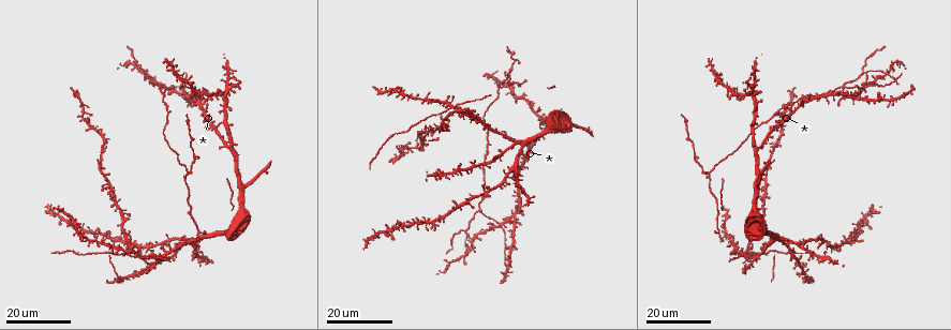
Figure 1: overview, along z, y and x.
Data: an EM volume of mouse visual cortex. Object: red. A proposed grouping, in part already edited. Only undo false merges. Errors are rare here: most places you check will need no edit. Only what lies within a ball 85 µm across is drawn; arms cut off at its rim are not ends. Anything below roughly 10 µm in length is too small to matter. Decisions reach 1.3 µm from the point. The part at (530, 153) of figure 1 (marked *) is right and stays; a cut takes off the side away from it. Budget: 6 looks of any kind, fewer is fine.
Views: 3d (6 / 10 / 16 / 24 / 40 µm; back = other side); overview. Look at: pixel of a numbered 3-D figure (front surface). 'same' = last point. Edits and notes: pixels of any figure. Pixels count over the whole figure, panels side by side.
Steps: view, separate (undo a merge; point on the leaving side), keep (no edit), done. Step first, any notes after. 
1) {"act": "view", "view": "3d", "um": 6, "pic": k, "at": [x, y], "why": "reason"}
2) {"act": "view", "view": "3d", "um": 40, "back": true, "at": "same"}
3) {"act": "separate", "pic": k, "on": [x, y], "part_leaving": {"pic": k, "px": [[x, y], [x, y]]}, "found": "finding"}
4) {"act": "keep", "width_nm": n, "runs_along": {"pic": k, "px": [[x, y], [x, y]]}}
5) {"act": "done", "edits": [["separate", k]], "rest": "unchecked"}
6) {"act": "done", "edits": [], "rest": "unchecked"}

{"act": "view", "view": "3d", "um": 24, "pic": 1, "at": [841, 87], "why": "two arms in line, one across"}

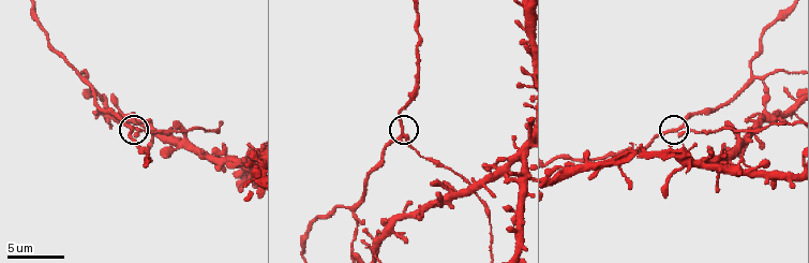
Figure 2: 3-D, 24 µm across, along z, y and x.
{"act": "view", "view": "3d", "um": 10, "pic": 2, "at": [678, 130], "why": "zoom in"}

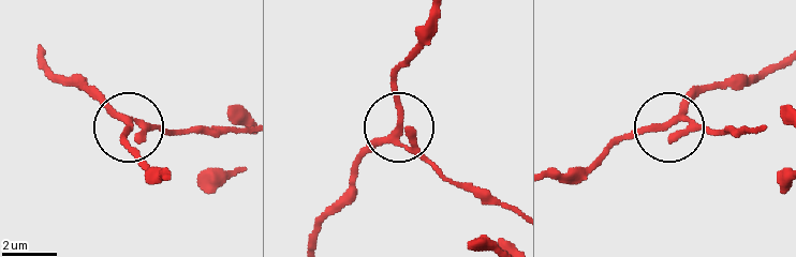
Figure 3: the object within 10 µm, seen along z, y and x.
{"act": "keep", "runs_along": {"pic": 3, "px": [[317, 240], [355, 164], [397, 132], [450, 182]]}, "found": "continuous, no second neuron"}

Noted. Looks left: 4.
{"act": "view", "view": "3d", "um": 24, "pic": 1, "at": [883, 72], "why": "four or more arms meet"}

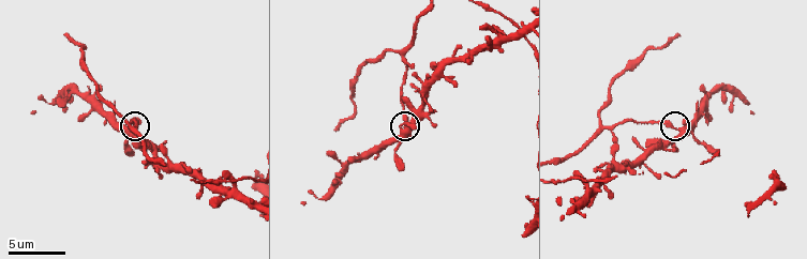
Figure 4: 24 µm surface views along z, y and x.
{"act": "view", "view": "3d", "um": 10, "pic": 4, "at": [679, 131]}

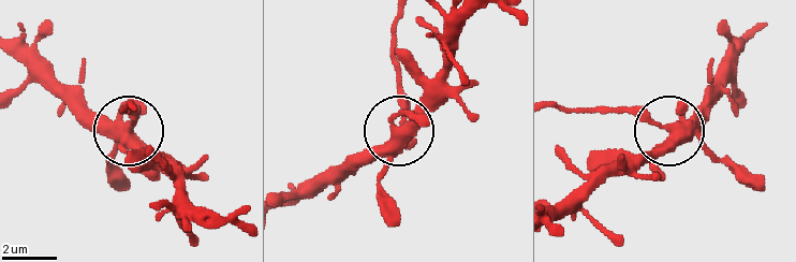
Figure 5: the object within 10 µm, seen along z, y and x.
{"act": "keep", "side_arm_um": 14, "found": "continuous, no second neuron"}

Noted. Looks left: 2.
{"act": "view", "view": "3d", "um": 6, "pic": 4, "at": [599, 126], "why": "side arm on a straight run"}

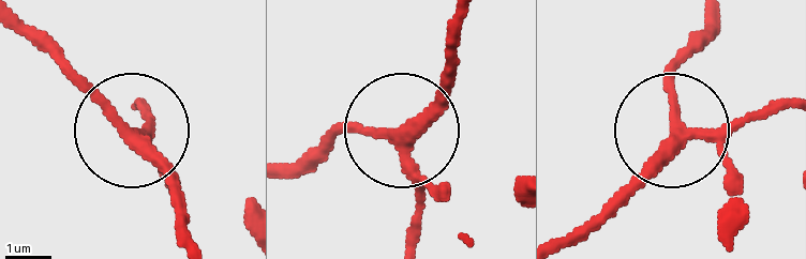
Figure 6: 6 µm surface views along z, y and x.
{"act": "keep", "width_nm": 250, "runs_along": {"pic": 6, "px": [[779, 104], [710, 127], [680, 123], [675, 70], [687, 39]]}, "found": "all the same neuron"}

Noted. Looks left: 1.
{"act": "done", "edits": [], "rest": "unchecked"}

